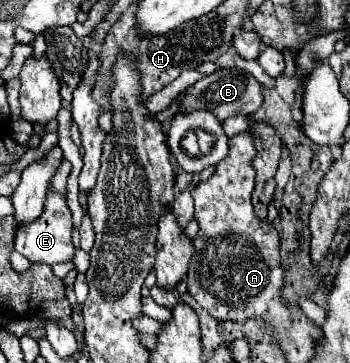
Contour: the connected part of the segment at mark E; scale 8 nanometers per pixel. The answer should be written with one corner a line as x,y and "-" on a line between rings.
48,191
46,203
44,203
44,213
40,219
36,219
30,225
24,225
16,231
16,251
22,253
28,261
32,263
64,263
70,261
74,255
74,245
72,245
72,213
64,201
62,195

